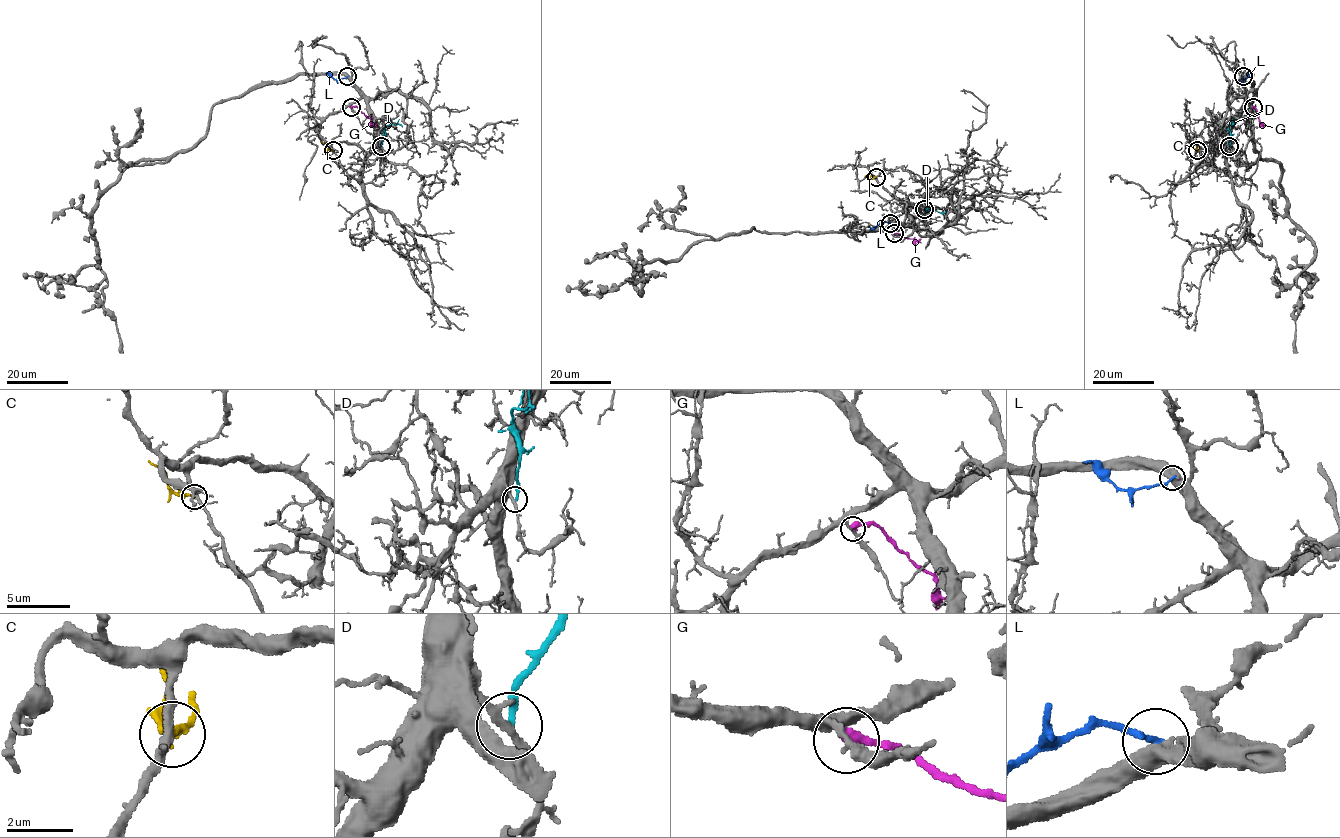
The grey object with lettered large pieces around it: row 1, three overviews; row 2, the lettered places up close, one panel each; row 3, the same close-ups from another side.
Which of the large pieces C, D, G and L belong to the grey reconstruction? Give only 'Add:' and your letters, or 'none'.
Add: none

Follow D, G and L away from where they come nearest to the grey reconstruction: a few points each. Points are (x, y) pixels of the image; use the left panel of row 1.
D: (381, 146), (386, 127), (392, 124), (402, 126)
G: (351, 107), (356, 106), (378, 127)
L: (347, 76), (334, 79), (326, 73)

